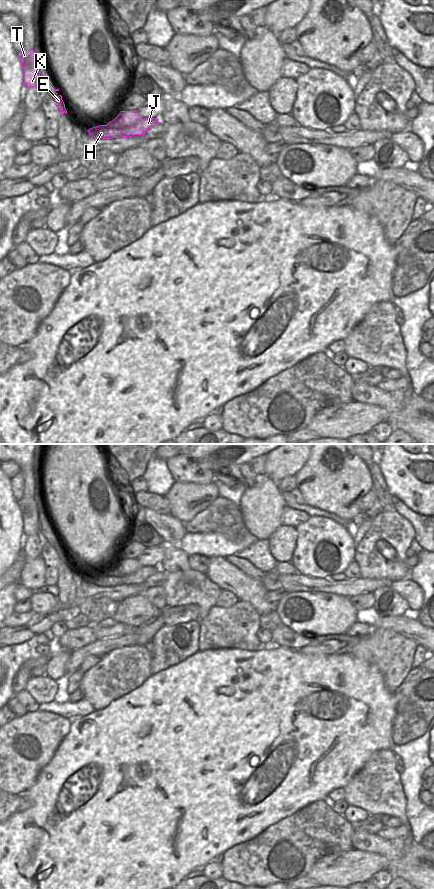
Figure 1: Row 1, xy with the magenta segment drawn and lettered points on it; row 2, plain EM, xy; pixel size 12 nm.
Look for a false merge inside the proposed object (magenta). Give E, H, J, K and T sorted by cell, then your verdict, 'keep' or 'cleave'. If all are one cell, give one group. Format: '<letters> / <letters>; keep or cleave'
E K T / H J; cleave

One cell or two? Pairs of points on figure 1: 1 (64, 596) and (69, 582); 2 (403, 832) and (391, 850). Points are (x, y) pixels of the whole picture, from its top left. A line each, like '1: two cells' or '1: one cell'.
1: one cell
2: two cells

